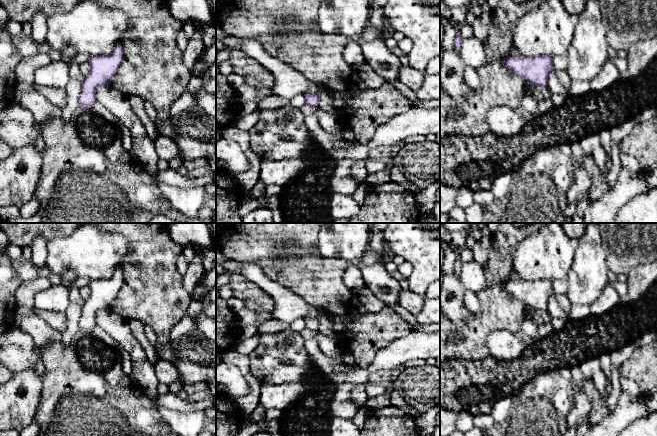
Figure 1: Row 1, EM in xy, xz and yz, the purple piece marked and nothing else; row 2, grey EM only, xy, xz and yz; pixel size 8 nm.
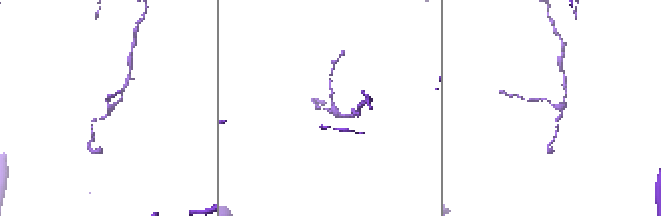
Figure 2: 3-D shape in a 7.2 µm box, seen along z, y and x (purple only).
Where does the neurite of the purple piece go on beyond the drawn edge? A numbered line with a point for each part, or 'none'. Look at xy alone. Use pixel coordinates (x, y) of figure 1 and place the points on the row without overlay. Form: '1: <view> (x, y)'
none

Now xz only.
none

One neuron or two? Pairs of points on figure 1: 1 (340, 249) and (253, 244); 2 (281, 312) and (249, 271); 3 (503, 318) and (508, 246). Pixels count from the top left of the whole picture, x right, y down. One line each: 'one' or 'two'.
1: two
2: one
3: one

